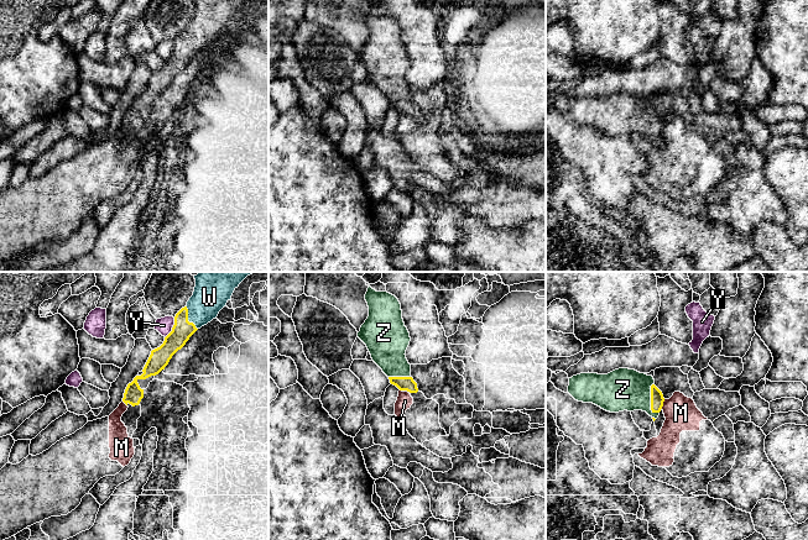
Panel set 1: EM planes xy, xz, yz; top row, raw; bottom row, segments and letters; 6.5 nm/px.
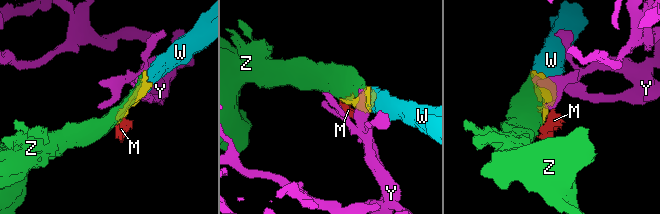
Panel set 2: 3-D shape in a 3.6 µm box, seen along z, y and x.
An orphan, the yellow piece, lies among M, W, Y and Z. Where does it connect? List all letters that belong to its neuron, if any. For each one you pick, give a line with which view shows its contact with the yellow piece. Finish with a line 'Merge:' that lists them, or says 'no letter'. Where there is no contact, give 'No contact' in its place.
W: Touches yellow in xy
Z: Touches yellow in yz
Merge: W, Z

